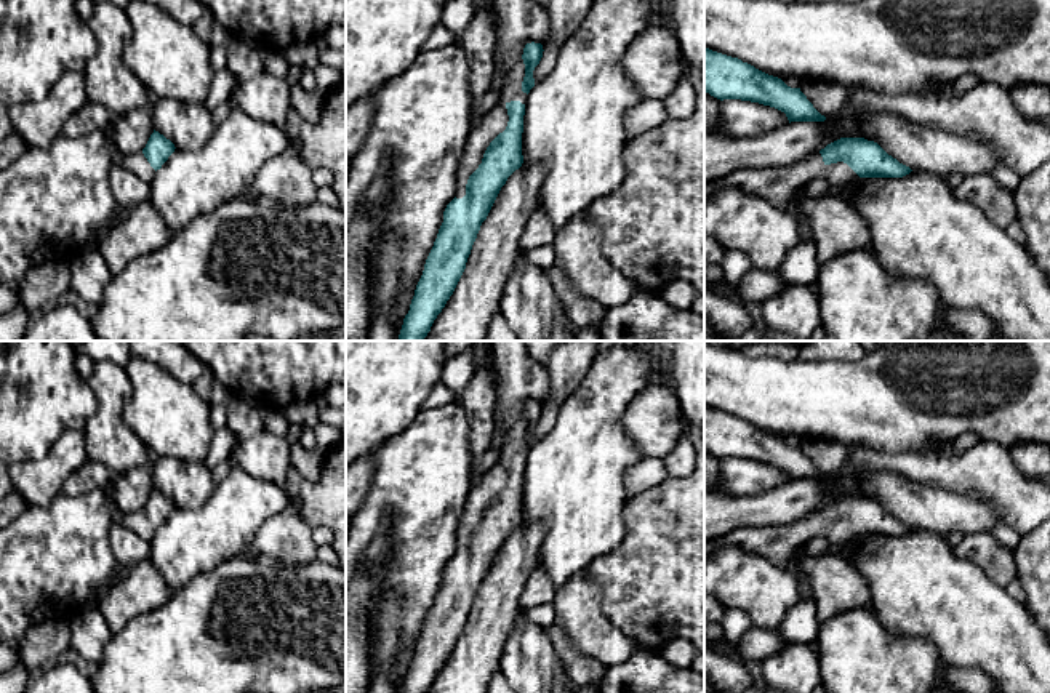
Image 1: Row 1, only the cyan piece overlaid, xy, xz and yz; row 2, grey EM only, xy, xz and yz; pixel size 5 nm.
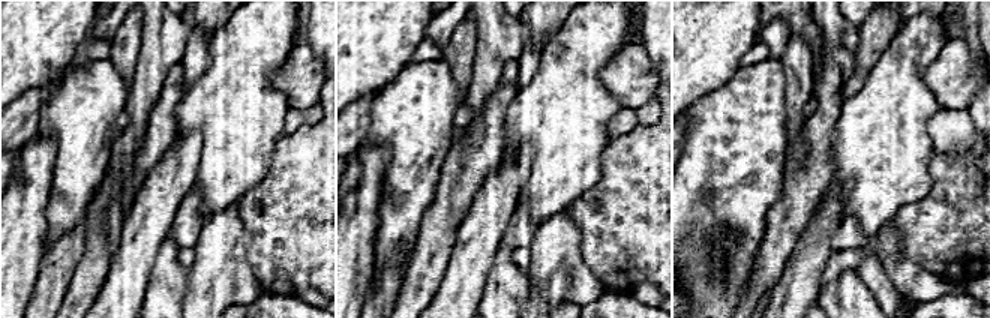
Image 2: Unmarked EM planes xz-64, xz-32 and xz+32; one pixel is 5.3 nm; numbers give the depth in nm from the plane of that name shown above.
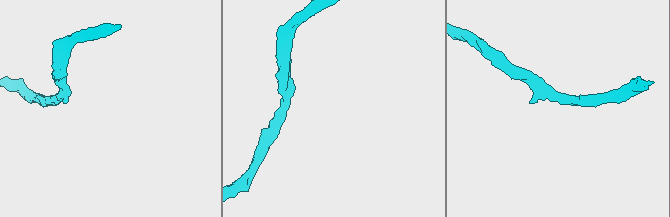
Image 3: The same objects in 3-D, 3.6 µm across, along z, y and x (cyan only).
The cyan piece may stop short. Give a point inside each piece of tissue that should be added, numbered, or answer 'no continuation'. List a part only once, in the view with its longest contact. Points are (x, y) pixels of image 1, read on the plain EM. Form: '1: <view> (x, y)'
1: xz (495, 480)

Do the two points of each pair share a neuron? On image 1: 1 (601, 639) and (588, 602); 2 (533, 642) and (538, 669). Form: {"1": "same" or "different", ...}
{"1": "same", "2": "same"}

